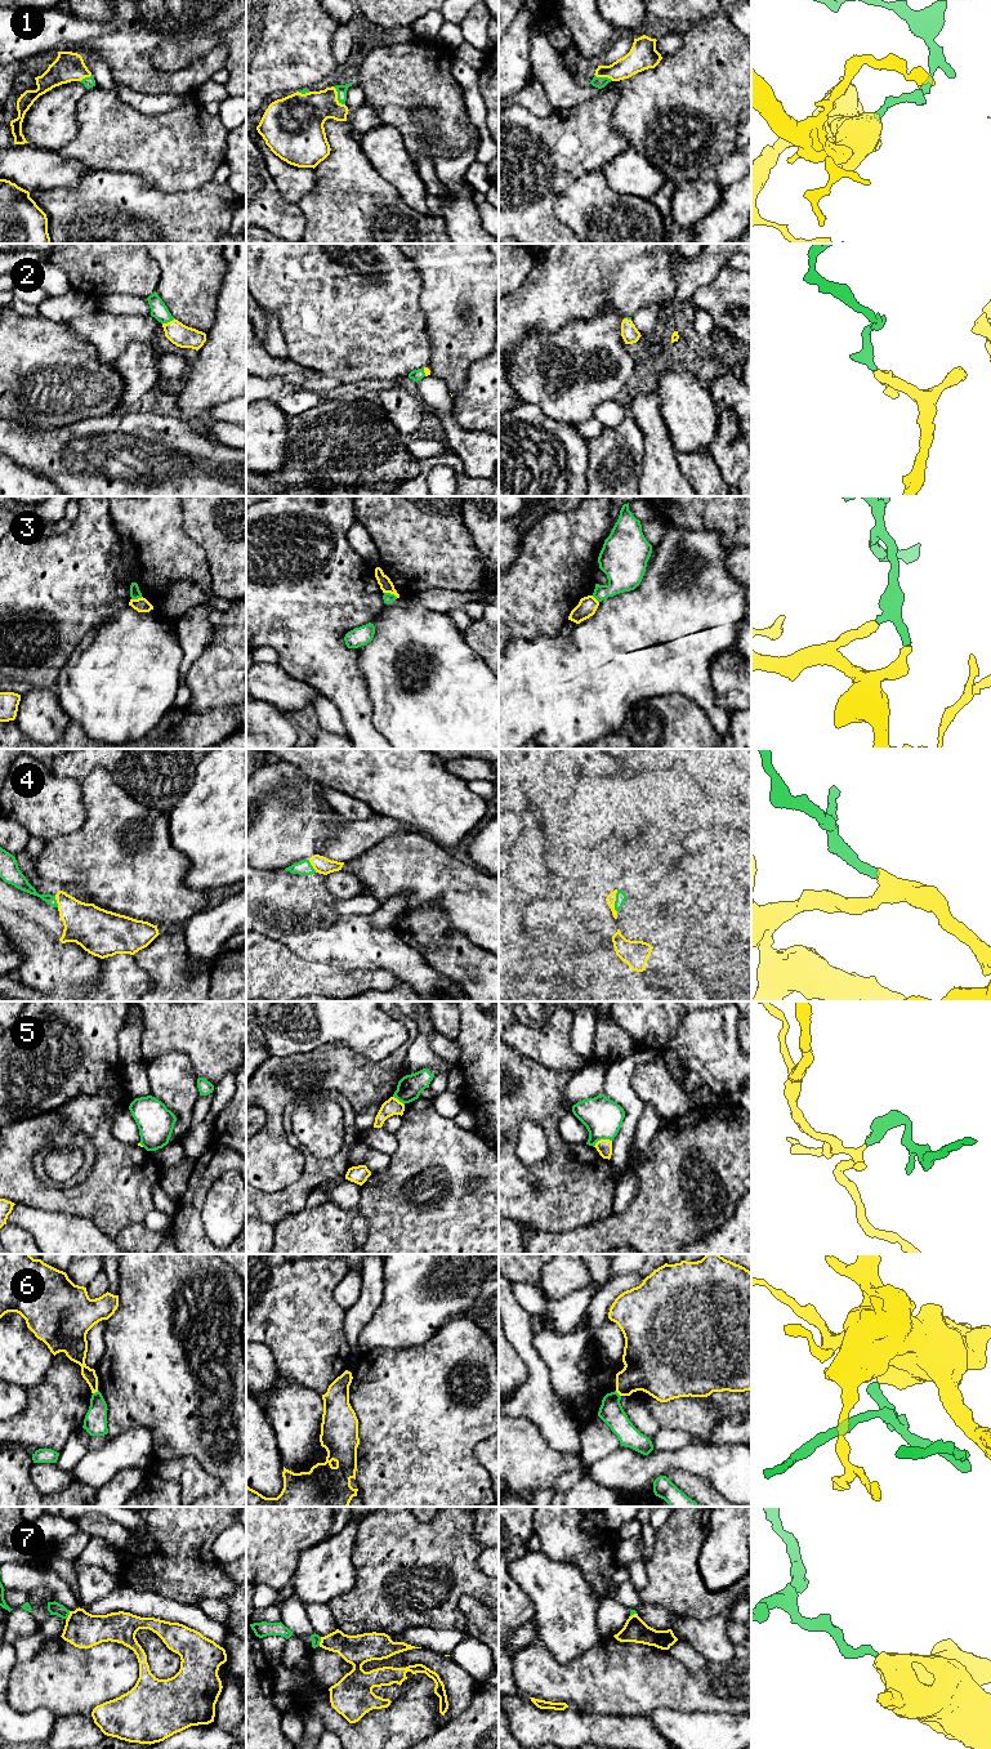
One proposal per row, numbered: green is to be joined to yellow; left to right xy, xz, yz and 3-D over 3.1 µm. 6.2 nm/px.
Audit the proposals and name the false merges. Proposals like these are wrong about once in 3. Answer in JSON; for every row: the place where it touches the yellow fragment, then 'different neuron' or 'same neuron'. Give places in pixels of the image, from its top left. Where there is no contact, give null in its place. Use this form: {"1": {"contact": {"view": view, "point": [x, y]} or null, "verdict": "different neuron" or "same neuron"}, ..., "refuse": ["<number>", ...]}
{"1": {"contact": {"view": "xz", "point": [336, 97]}, "verdict": "same neuron"}, "2": {"contact": {"view": "xy", "point": [168, 322]}, "verdict": "same neuron"}, "3": {"contact": {"view": "xz", "point": [391, 593]}, "verdict": "different neuron"}, "4": {"contact": {"view": "yz", "point": [615, 900]}, "verdict": "same neuron"}, "5": {"contact": {"view": "yz", "point": [602, 1140]}, "verdict": "different neuron"}, "6": {"contact": {"view": "xy", "point": [96, 1391]}, "verdict": "different neuron"}, "7": {"contact": {"view": "xy", "point": [68, 1616]}, "verdict": "different neuron"}, "refuse": ["3", "5", "6", "7"]}

